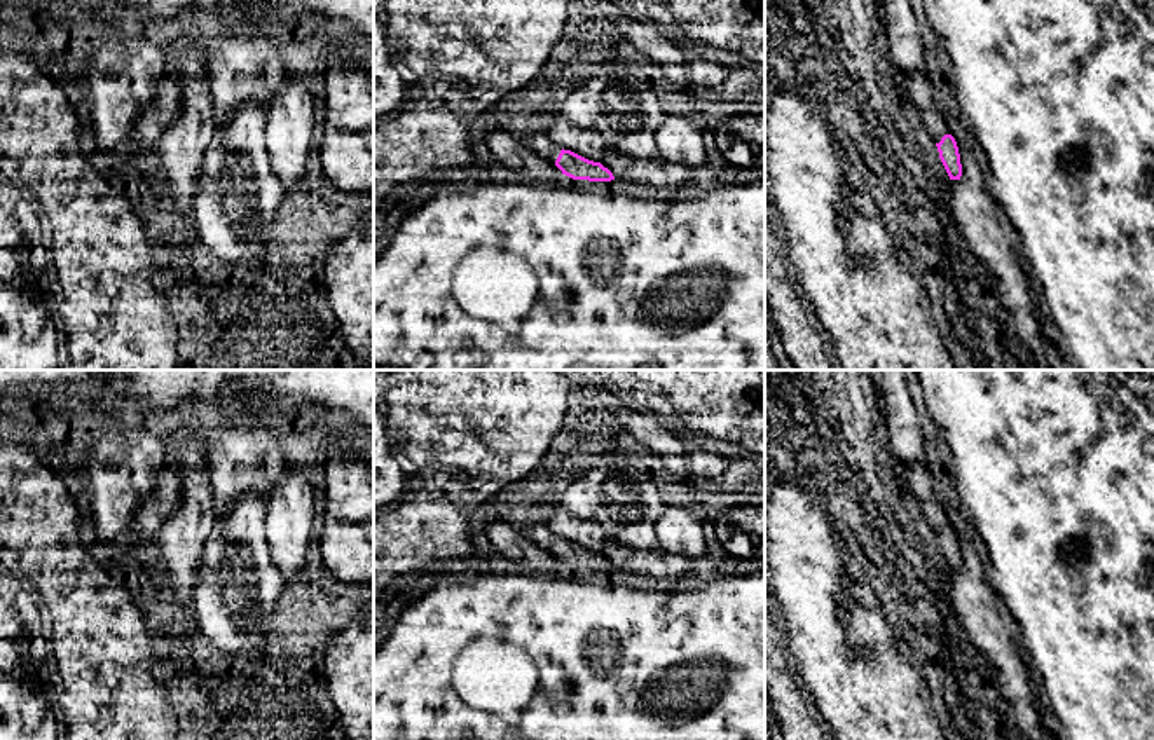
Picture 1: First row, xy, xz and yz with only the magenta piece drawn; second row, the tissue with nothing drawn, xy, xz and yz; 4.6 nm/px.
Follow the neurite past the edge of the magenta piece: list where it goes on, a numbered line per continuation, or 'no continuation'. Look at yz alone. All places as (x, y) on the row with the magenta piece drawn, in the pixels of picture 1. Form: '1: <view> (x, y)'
1: yz (915, 89)

